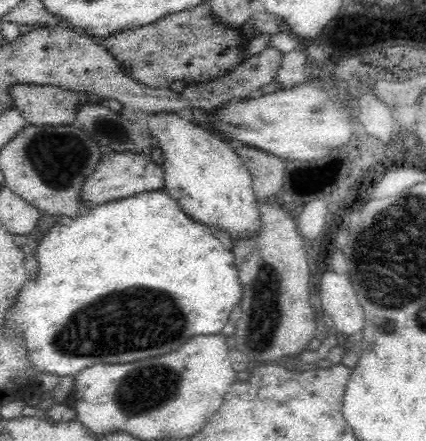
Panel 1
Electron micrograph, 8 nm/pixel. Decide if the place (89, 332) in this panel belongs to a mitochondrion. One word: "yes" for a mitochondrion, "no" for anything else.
yes

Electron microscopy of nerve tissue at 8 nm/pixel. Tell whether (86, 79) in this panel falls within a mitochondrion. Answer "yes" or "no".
no

